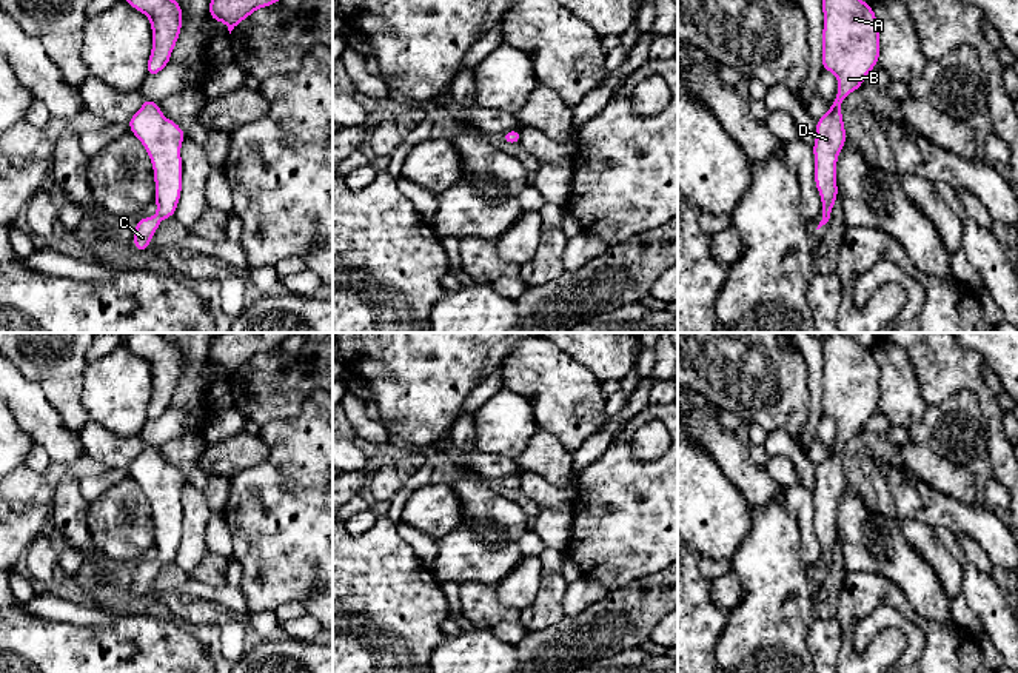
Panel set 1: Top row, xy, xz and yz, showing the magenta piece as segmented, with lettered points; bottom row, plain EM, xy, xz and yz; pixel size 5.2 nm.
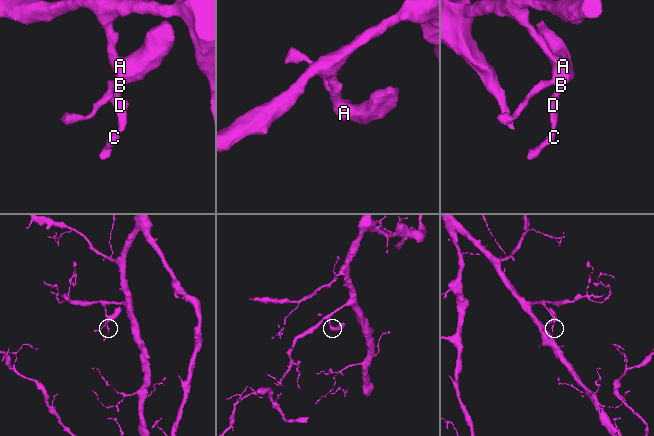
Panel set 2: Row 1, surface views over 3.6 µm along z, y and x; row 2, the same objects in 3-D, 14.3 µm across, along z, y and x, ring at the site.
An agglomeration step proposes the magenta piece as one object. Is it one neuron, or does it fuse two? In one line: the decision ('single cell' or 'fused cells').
single cell

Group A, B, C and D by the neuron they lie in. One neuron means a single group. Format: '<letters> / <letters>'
A B C D

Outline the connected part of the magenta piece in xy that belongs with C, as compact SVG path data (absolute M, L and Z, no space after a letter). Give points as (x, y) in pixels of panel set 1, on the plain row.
M143 444L143 451L128 465L131 477L146 494L154 516L154 562L142 562L134 573L134 593L145 596L160 567L174 561L182 539L182 487L183 474L166 464L159 448Z

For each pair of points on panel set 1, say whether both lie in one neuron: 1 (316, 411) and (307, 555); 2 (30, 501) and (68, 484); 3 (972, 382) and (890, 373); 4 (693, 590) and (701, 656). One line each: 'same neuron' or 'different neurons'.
1: same neuron
2: different neurons
3: different neurons
4: same neuron

